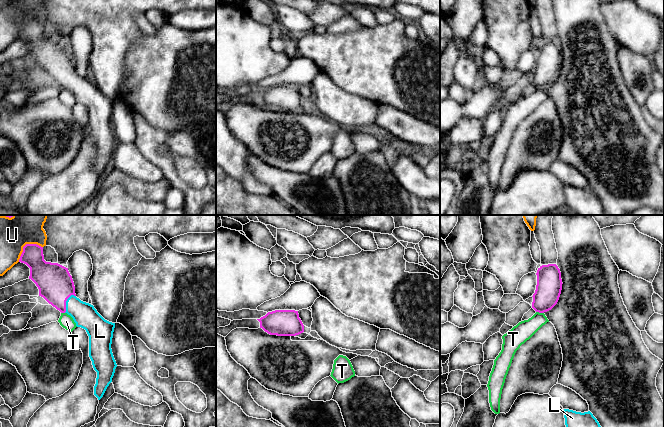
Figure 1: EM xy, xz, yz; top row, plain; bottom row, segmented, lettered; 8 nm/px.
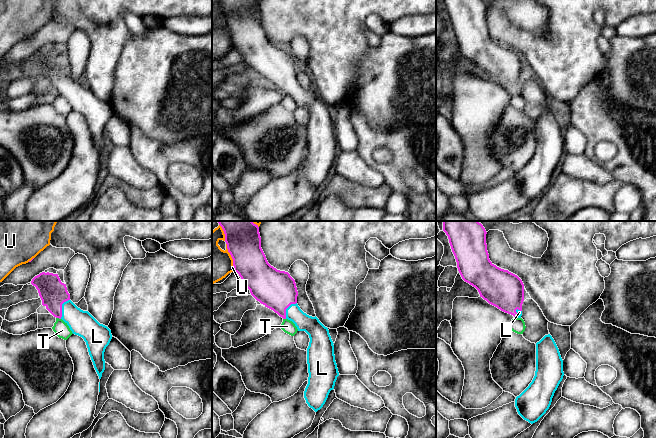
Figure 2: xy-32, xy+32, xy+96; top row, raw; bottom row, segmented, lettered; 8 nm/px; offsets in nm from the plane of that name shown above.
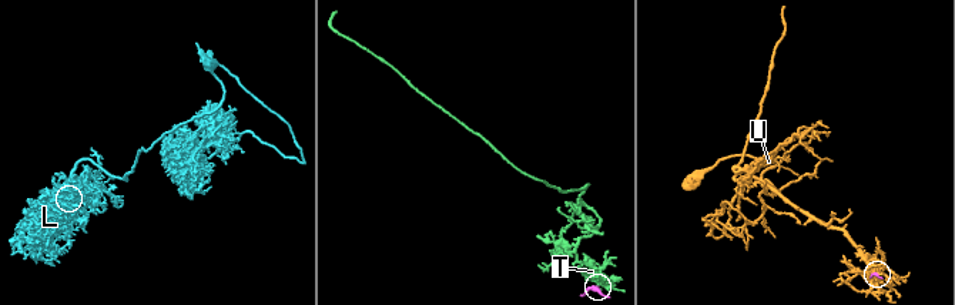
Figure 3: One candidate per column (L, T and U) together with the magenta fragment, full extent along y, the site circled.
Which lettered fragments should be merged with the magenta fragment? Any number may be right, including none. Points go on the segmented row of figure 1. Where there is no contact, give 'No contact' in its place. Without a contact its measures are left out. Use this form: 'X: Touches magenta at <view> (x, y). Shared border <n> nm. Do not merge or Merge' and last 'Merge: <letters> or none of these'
L: Touches magenta at xy (65, 302). Shared border 170 nm. Merge
T: Touches magenta at yz (540, 312). Shared border 70 nm. Do not merge
U: Touches magenta at xy (25, 245). Shared border 240 nm. Do not merge
Merge: L

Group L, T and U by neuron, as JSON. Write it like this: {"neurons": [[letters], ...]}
{"neurons": [["L"], ["T"], ["U"]]}

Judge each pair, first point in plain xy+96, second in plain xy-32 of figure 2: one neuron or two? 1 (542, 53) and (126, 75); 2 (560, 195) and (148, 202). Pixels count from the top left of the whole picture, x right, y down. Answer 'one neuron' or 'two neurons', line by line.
1: two neurons
2: one neuron

